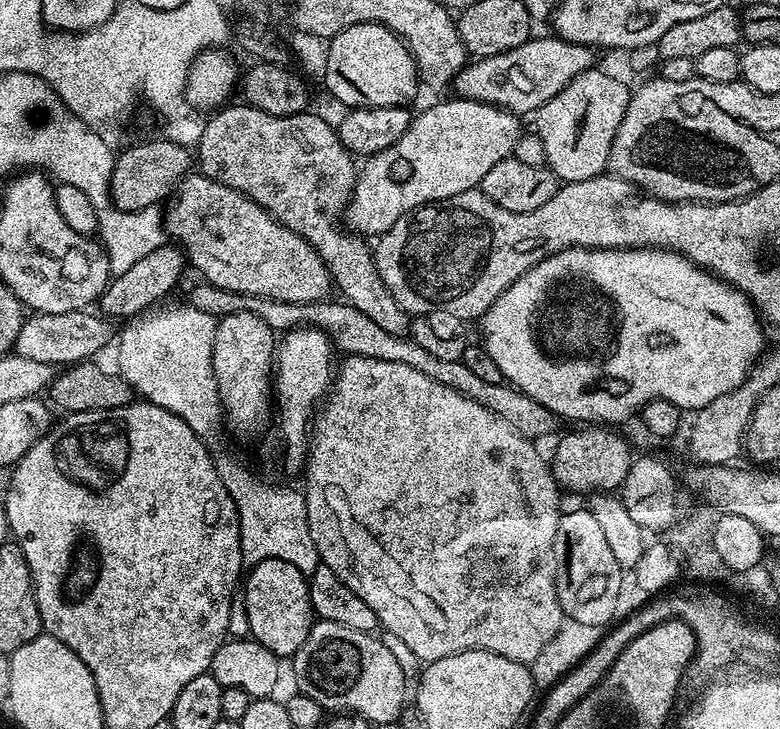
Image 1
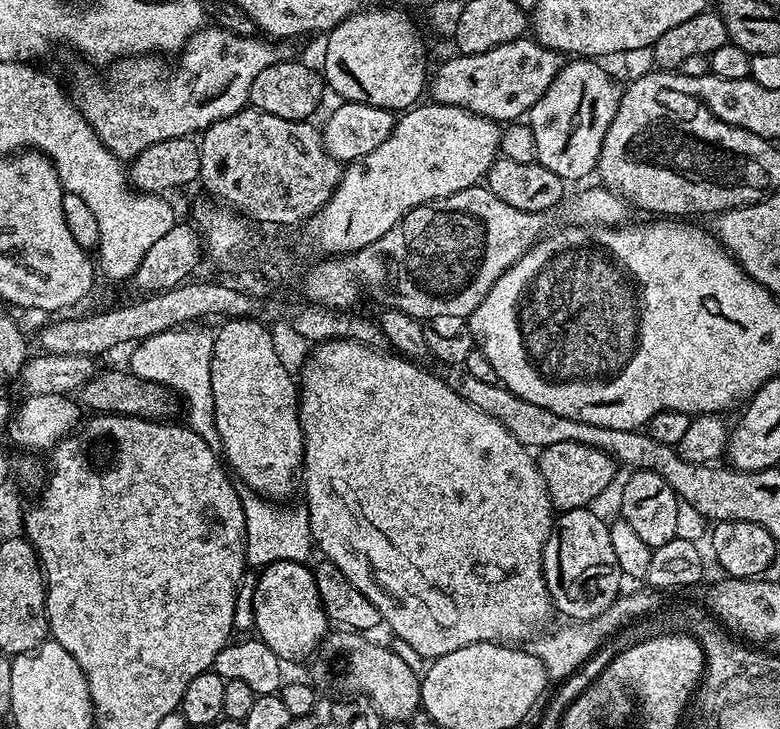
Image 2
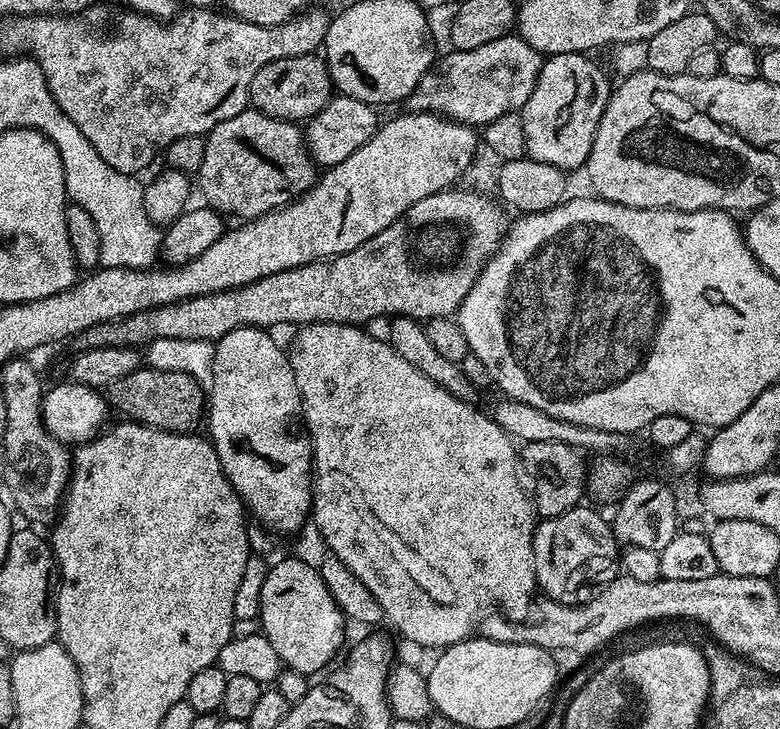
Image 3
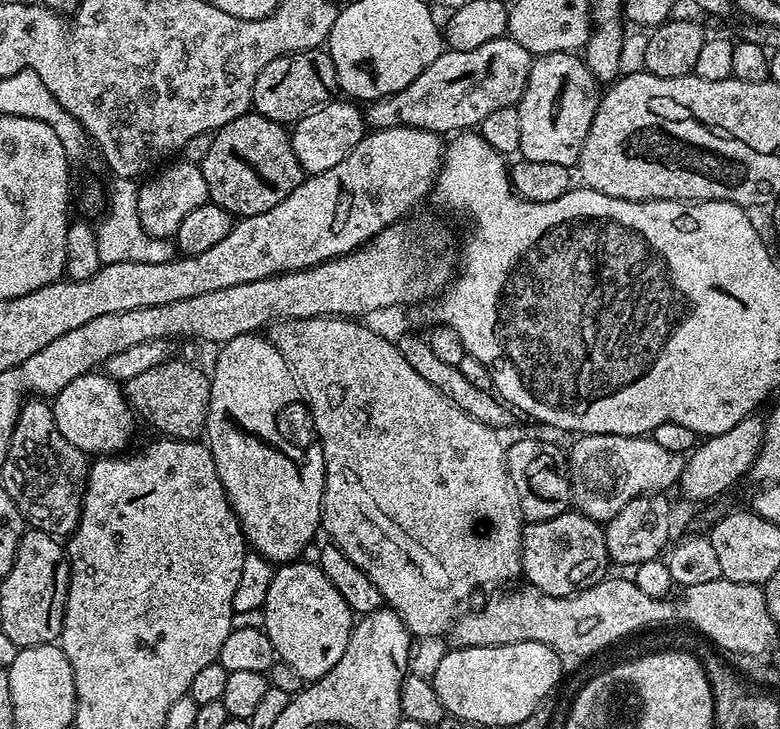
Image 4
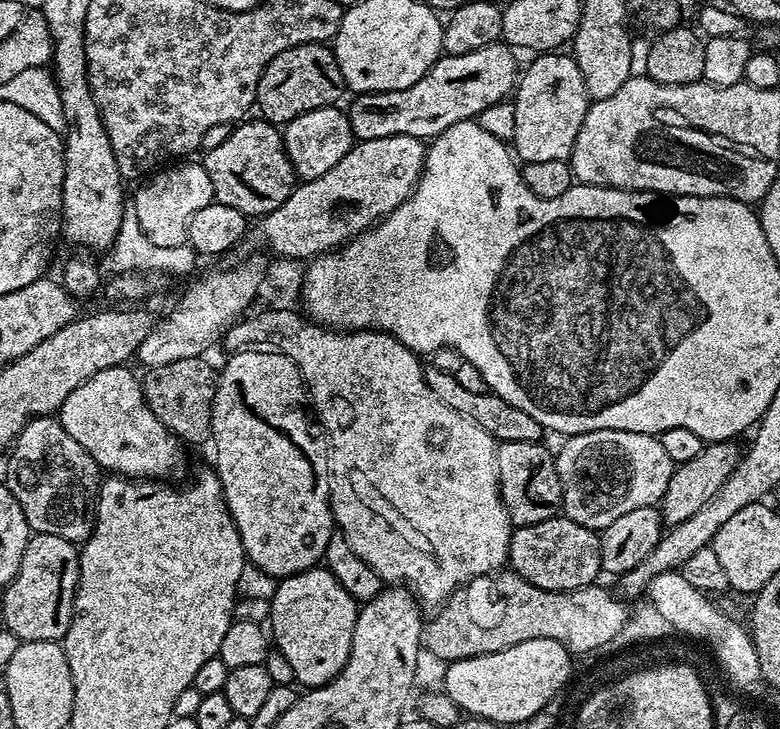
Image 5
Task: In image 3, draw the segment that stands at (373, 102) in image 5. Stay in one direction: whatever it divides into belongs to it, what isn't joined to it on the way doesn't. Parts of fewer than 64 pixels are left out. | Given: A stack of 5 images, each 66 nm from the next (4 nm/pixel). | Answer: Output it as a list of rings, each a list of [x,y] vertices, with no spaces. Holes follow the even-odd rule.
[[[509,34],[498,38],[494,42],[486,42],[486,46],[478,46],[478,50],[466,50],[458,52],[455,50],[449,51],[449,56],[444,56],[435,61],[432,67],[428,69],[428,73],[418,82],[418,86],[407,98],[406,108],[410,112],[433,112],[435,116],[445,116],[448,120],[456,120],[459,124],[469,126],[483,126],[494,122],[494,118],[502,118],[502,114],[510,114],[511,112],[520,112],[524,107],[524,103],[530,98],[530,94],[534,90],[534,86],[538,82],[538,74],[540,68],[545,62],[545,57],[538,50],[534,50],[534,46],[530,46],[518,34]]]

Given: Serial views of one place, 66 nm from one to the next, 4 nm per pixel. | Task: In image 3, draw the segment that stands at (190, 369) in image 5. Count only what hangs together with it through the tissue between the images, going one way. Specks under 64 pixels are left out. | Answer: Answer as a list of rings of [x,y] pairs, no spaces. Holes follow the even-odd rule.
[[[141,366],[126,378],[108,385],[106,399],[113,409],[121,412],[121,417],[137,424],[149,424],[152,428],[167,432],[195,433],[206,416],[206,392],[202,385],[190,374],[158,370]]]

